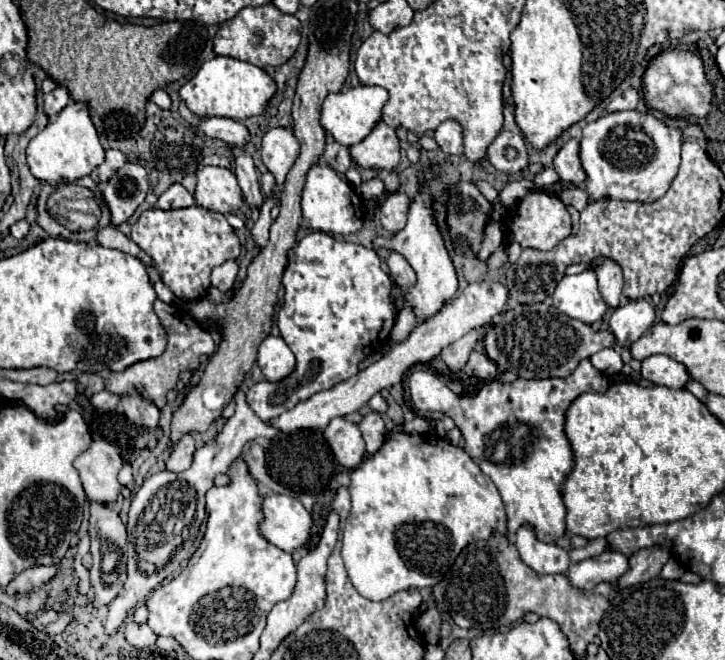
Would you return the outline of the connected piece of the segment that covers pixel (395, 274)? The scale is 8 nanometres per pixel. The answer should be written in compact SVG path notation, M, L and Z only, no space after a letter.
M390 252L390 256L388 256L386 264L388 264L390 274L392 274L392 278L394 278L394 282L396 282L398 286L408 288L408 286L412 286L412 284L414 284L416 276L414 276L414 272L412 272L410 264L406 262L406 258L404 258L402 254L398 254L398 252Z

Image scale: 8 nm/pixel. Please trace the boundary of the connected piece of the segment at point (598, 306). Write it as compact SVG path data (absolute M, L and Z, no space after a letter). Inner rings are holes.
M592 268L584 270L582 274L576 274L576 276L564 276L558 282L558 286L552 294L552 300L560 312L564 312L584 324L594 324L594 322L602 320L602 316L608 310L604 300L600 298L596 274Z

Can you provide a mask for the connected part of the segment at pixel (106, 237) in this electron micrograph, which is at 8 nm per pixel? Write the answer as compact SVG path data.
M110 226L100 228L100 230L98 230L98 244L100 244L100 246L106 246L106 248L116 248L116 250L128 252L128 254L140 258L144 264L155 267L152 258L150 258L138 244L134 244L128 236L124 236L118 228L110 228Z

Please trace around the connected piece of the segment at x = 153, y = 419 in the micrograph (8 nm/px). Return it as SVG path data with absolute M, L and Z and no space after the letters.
M124 396L122 406L124 406L126 418L132 424L142 426L142 428L158 428L160 410L154 404L142 400L140 396Z

